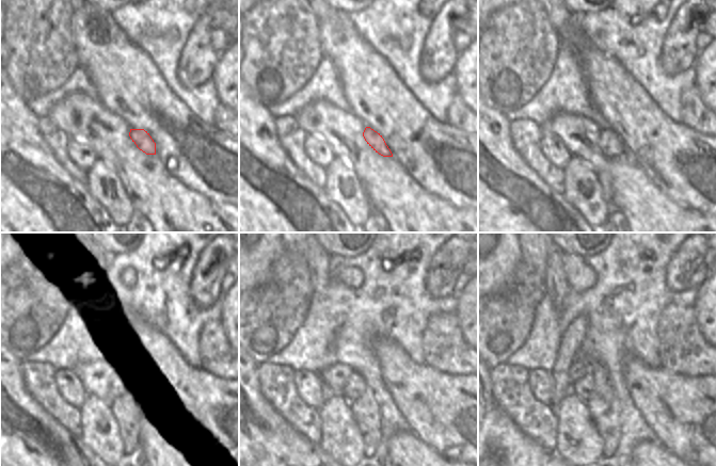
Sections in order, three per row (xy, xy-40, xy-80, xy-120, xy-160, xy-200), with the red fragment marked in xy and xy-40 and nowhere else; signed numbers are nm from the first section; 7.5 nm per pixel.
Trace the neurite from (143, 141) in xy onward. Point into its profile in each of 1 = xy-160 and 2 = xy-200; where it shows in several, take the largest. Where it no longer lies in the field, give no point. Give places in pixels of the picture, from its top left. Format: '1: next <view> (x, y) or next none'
1: next xy-160 (354, 386)
2: next xy-200 (584, 387)

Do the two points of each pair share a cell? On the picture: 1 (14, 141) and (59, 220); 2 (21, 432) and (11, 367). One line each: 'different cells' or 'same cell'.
1: same cell
2: same cell

